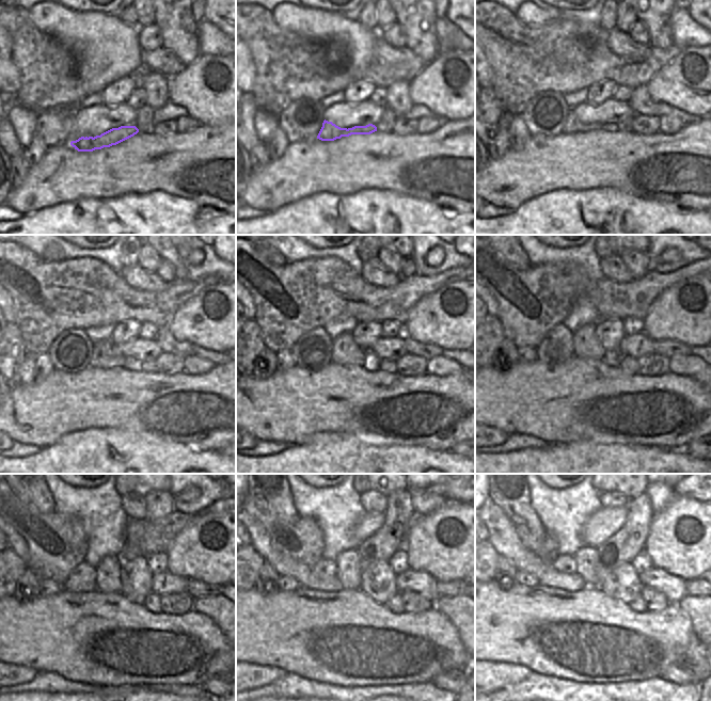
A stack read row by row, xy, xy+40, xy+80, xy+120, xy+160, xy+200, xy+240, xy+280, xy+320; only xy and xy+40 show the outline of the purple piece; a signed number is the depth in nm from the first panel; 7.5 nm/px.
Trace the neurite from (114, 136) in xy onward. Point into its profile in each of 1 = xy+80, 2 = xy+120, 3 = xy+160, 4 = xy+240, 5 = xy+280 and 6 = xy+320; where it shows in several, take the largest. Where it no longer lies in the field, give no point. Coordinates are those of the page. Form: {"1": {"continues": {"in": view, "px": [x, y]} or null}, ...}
{"1": {"continues": {"in": "xy+80", "px": [572, 124]}}, "2": {"continues": {"in": "xy+120", "px": [103, 356]}}, "3": {"continues": {"in": "xy+160", "px": [345, 351]}}, "4": {"continues": {"in": "xy+240", "px": [109, 571]}}, "5": {"continues": {"in": "xy+280", "px": [347, 571]}}, "6": {"continues": {"in": "xy+320", "px": [586, 557]}}}

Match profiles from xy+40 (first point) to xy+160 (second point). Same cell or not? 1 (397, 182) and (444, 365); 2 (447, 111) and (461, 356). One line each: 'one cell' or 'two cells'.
1: two cells
2: two cells

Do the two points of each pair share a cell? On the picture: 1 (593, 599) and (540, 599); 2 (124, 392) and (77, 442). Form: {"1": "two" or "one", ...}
{"1": "one", "2": "two"}

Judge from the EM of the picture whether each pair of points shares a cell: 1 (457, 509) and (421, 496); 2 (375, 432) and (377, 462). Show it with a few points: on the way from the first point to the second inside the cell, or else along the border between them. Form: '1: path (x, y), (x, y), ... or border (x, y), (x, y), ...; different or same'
1: border (448, 502), (438, 509), (422, 515); different
2: border (353, 434), (360, 441), (370, 445), (401, 446); different

